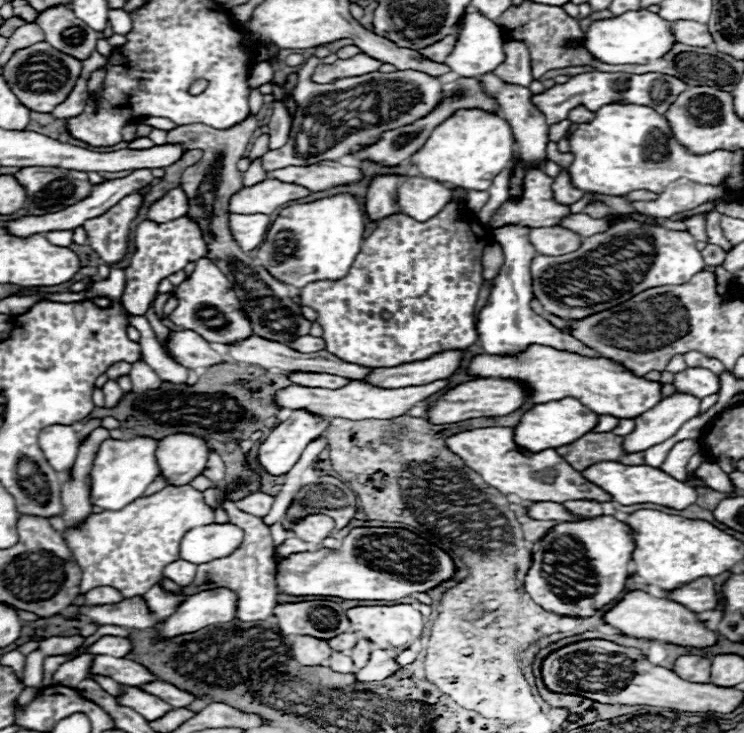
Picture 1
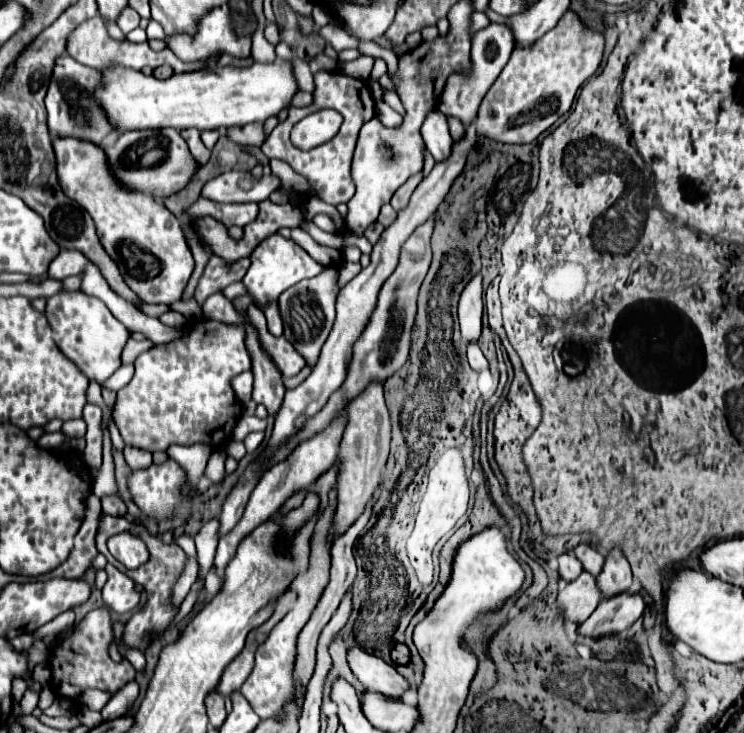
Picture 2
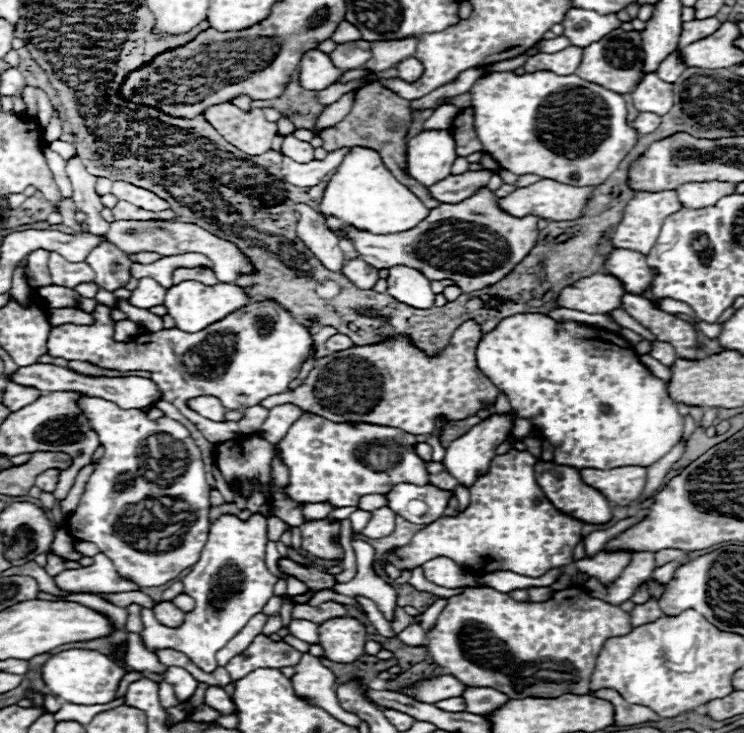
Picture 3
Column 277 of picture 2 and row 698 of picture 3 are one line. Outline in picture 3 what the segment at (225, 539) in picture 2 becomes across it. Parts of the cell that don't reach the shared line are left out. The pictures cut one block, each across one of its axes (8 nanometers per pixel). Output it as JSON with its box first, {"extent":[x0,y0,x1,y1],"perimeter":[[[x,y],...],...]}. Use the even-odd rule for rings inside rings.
{"extent":[462,688,510,716],"perimeter":[[[468,688],[462,698],[466,700],[466,712],[480,716],[496,712],[510,700],[506,694],[500,694],[498,690],[484,690],[484,688]]]}

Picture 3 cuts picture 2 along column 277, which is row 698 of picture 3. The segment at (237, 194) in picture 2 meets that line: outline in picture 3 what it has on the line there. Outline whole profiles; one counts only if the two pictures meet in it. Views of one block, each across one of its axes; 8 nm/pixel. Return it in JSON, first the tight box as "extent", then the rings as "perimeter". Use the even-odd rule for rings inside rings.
{"extent":[164,668,198,702],"perimeter":[[[168,668],[164,680],[174,688],[174,694],[178,698],[178,702],[186,702],[188,698],[192,698],[192,694],[198,688],[198,682],[192,678],[192,674],[184,668]]]}

